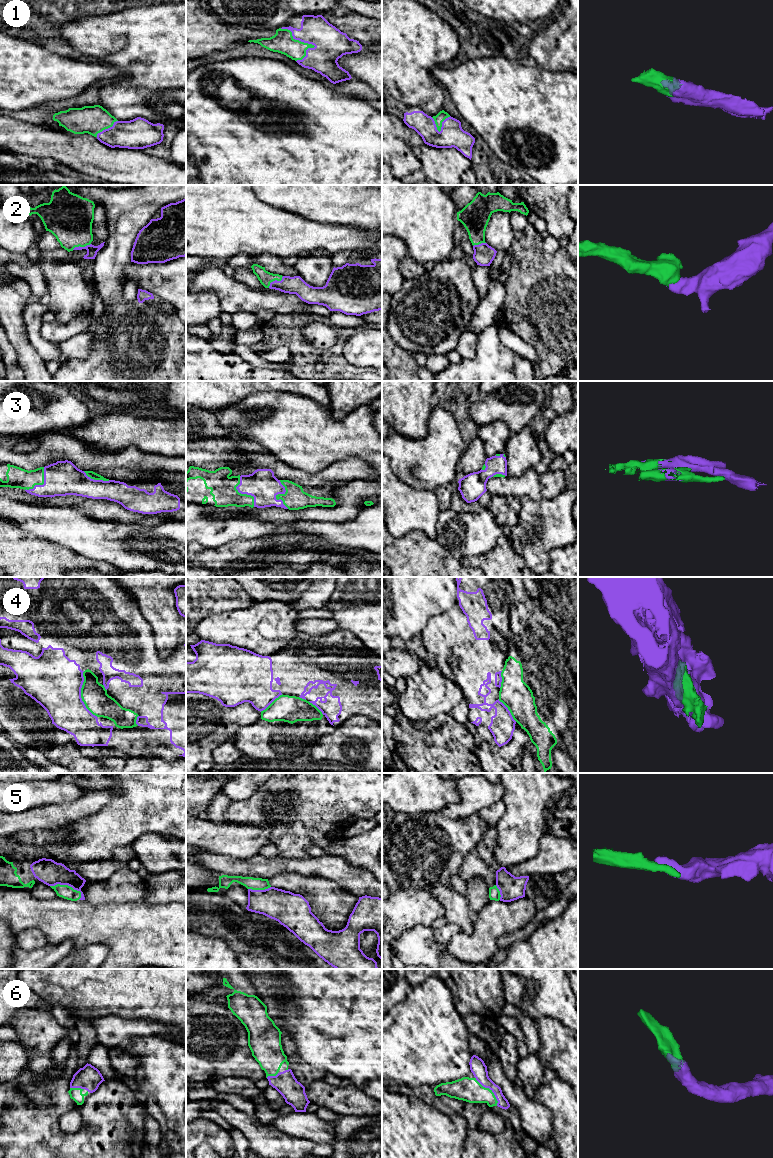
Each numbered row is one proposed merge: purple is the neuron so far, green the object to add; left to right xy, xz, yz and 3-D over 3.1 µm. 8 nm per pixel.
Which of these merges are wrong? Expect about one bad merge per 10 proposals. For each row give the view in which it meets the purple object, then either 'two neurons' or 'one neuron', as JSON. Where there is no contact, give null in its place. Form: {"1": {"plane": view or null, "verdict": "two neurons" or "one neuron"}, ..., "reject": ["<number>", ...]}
{"1": {"plane": "xz", "verdict": "one neuron"}, "2": {"plane": "xz", "verdict": "one neuron"}, "3": {"plane": "xz", "verdict": "one neuron"}, "4": {"plane": "xy", "verdict": "two neurons"}, "5": {"plane": "xy", "verdict": "one neuron"}, "6": {"plane": "yz", "verdict": "one neuron"}, "reject": ["4"]}

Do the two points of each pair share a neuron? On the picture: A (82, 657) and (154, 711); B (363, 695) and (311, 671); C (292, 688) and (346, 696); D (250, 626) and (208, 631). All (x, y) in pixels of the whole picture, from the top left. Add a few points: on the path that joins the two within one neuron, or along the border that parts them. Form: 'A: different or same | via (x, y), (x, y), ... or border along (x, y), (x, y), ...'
A: same | via (100, 665), (122, 686), (136, 693)
B: same | via (350, 693), (333, 693), (324, 684)
C: same | via (305, 688), (323, 688), (333, 695)
D: same | via (240, 627), (218, 628)

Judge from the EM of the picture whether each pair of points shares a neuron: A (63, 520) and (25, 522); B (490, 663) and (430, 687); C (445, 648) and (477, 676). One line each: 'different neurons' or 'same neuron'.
A: same neuron
B: different neurons
C: same neuron

